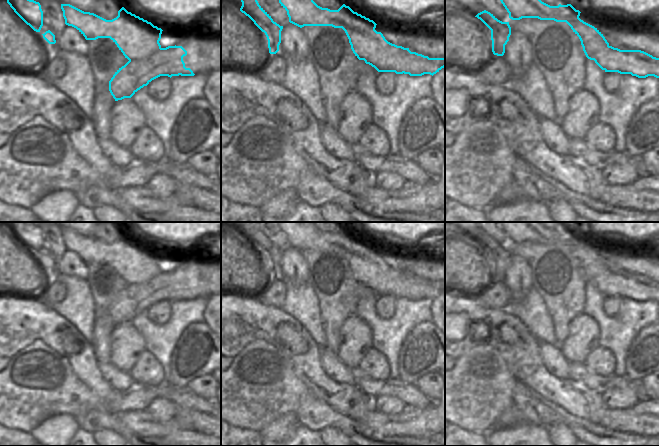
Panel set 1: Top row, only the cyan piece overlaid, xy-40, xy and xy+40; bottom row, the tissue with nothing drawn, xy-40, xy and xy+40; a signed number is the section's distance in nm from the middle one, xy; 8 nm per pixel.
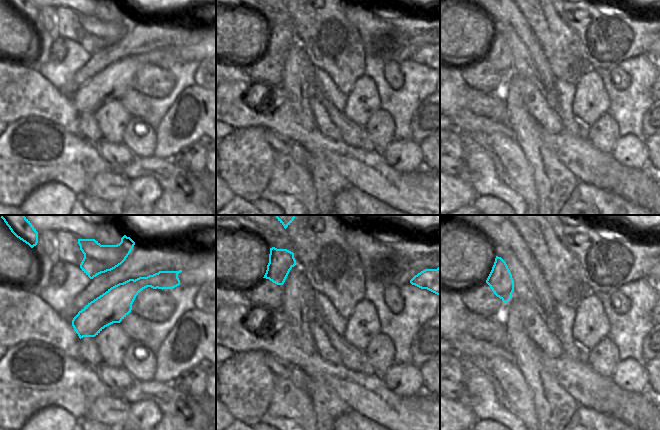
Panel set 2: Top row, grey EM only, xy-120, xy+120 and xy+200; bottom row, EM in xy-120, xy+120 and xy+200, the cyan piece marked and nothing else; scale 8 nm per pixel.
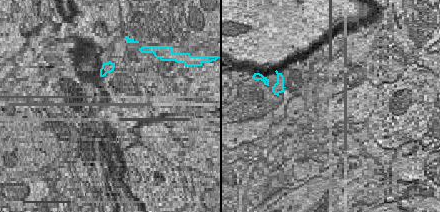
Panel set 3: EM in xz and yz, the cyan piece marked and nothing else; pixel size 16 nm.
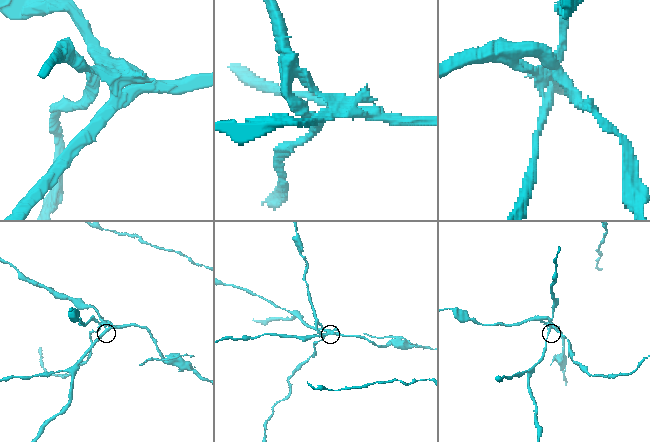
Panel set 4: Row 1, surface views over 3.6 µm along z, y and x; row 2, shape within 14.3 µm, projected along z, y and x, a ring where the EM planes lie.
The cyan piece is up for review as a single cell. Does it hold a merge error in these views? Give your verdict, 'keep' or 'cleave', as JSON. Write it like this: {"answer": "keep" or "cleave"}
{"answer": "cleave"}

